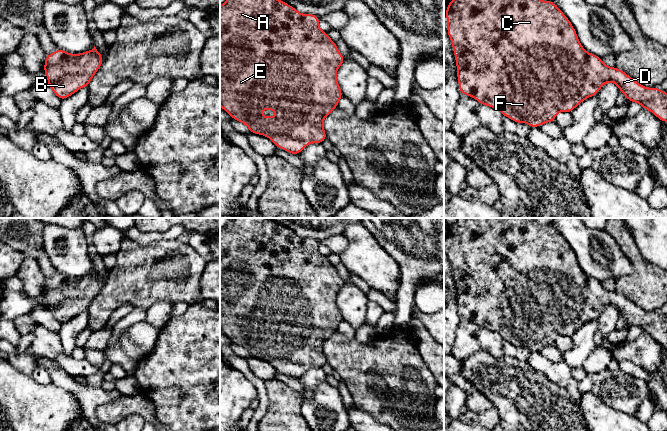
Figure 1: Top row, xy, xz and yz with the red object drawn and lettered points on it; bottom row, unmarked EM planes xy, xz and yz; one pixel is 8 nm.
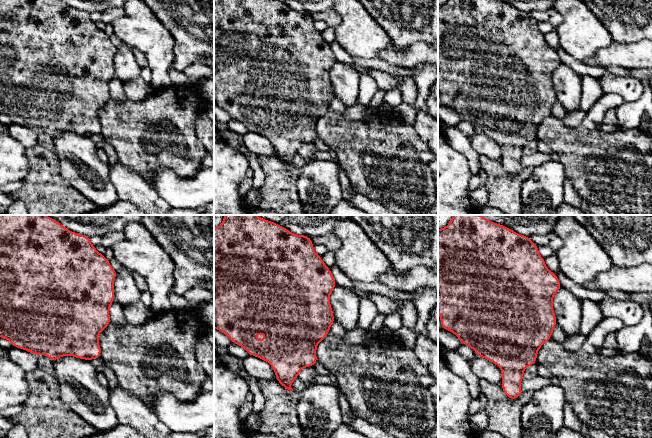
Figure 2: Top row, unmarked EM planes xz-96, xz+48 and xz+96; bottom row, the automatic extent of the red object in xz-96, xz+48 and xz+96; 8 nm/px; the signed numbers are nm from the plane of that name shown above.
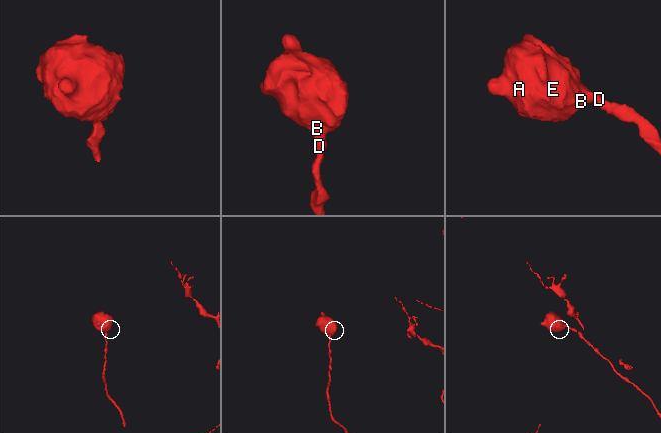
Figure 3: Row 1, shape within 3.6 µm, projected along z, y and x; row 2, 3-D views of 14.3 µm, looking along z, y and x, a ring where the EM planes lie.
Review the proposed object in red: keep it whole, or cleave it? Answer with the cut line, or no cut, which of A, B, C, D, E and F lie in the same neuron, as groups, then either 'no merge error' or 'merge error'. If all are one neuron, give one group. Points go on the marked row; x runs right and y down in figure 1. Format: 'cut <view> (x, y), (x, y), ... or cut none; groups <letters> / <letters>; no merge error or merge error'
cut none; groups A B C D E F; no merge error

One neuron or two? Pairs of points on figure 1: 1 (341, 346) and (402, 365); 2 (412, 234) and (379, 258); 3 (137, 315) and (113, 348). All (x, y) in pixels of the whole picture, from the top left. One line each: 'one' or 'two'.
1: one
2: two
3: one

